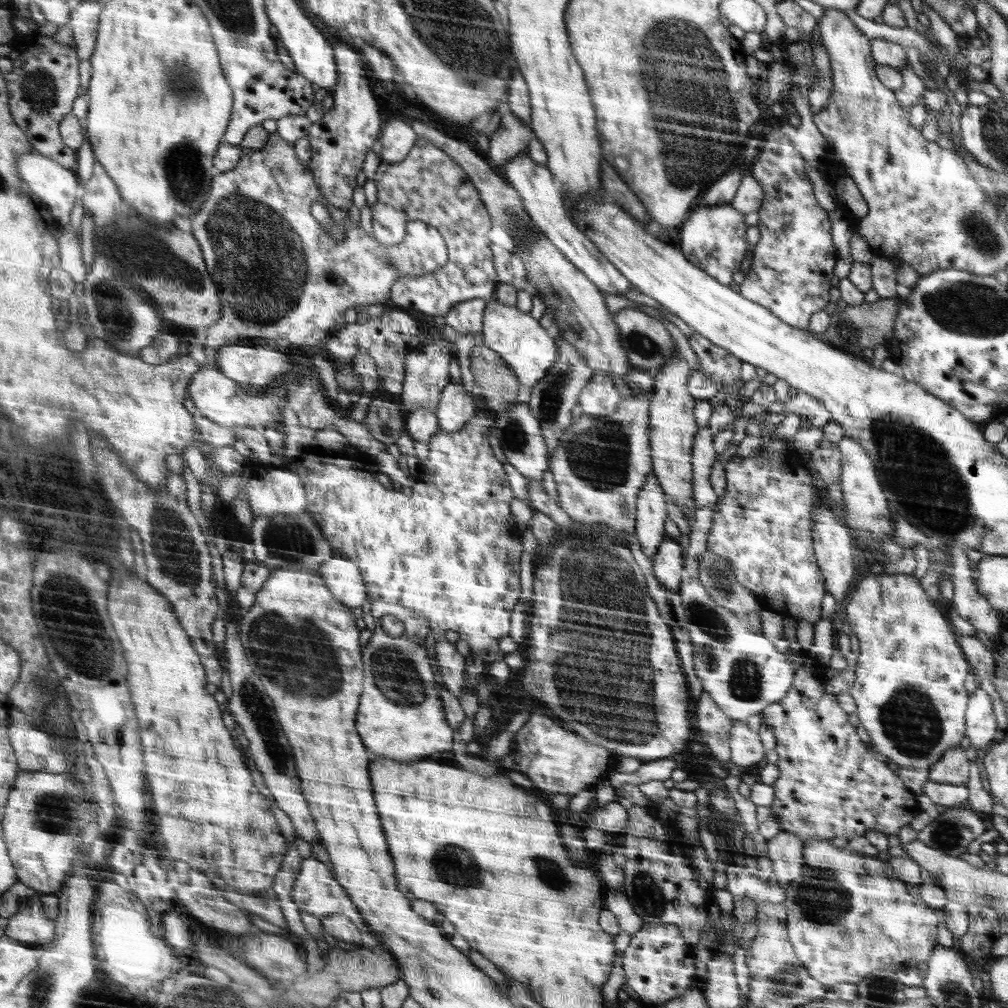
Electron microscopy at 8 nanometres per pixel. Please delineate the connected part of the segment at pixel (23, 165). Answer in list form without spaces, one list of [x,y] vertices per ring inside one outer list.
[[[36,150],[32,151],[32,153],[23,154],[19,158],[18,164],[20,176],[30,184],[34,192],[38,196],[42,196],[42,200],[54,204],[54,216],[60,218],[60,224],[63,226],[70,225],[72,210],[76,208],[78,200],[86,193],[85,185],[82,184],[77,172],[66,168],[52,157]]]

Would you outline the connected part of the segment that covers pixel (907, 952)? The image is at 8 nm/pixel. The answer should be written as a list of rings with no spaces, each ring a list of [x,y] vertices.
[[[810,839],[810,841],[804,842],[804,844],[804,864],[802,864],[800,878],[796,878],[796,880],[792,880],[790,884],[784,884],[784,886],[778,884],[778,887],[784,892],[785,899],[782,903],[788,909],[789,940],[796,950],[797,960],[805,964],[808,971],[814,974],[814,980],[818,980],[824,986],[834,986],[838,982],[858,984],[858,982],[862,982],[862,978],[869,972],[874,972],[874,970],[890,969],[897,971],[898,967],[902,965],[915,965],[927,962],[935,948],[943,947],[942,936],[938,936],[938,928],[942,928],[943,922],[942,911],[939,908],[932,908],[929,904],[926,904],[926,901],[922,900],[922,895],[914,896],[914,892],[910,892],[910,884],[897,876],[897,872],[894,872],[893,864],[890,864],[889,861],[878,859],[878,855],[858,854],[847,847],[835,847],[830,844],[830,840]]]

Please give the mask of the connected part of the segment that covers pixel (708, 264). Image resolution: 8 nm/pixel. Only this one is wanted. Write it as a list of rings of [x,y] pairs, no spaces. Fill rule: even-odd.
[[[729,204],[701,206],[690,212],[690,217],[680,231],[680,251],[694,265],[709,273],[724,285],[732,282],[732,276],[740,270],[740,262],[746,256],[746,224],[744,215]]]

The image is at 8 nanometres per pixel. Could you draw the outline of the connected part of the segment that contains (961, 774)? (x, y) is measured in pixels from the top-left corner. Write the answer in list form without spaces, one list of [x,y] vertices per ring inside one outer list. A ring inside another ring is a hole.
[[[953,748],[946,751],[927,771],[933,781],[962,785],[969,779],[970,763],[962,749]]]

